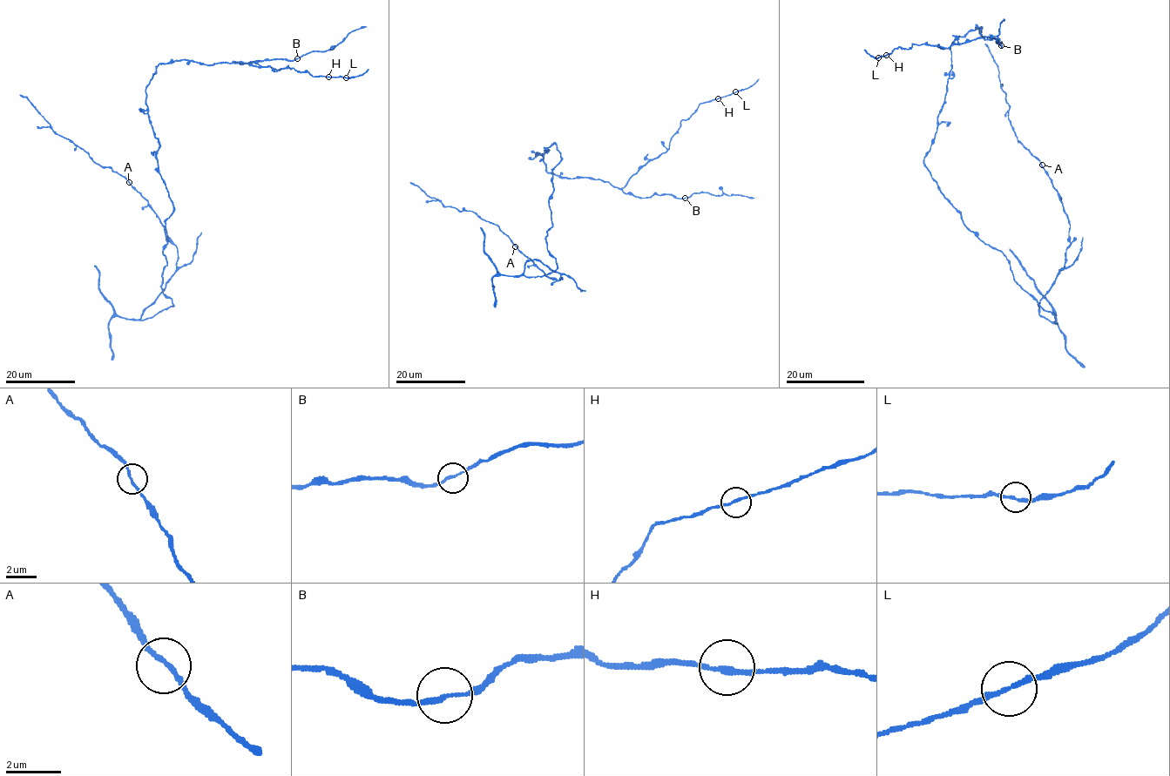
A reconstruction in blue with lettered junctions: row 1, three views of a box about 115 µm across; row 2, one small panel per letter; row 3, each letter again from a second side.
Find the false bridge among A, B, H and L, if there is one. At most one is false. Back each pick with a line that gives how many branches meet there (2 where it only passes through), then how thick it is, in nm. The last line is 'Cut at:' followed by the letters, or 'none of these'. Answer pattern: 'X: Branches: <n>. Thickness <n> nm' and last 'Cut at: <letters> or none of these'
Cut at: none of these

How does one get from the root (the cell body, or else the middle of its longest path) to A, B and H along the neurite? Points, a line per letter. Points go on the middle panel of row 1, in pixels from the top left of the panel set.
A: (553, 192), (546, 242), (557, 268), (524, 273), (536, 259), (562, 278), (548, 277), (515, 246)
B: (553, 192), (552, 170), (561, 159), (554, 143), (535, 154), (550, 173), (602, 179), (637, 197), (686, 198)
H: (553, 192), (561, 153), (554, 143), (537, 152), (550, 173), (622, 188), (666, 151), (682, 120), (718, 98)

